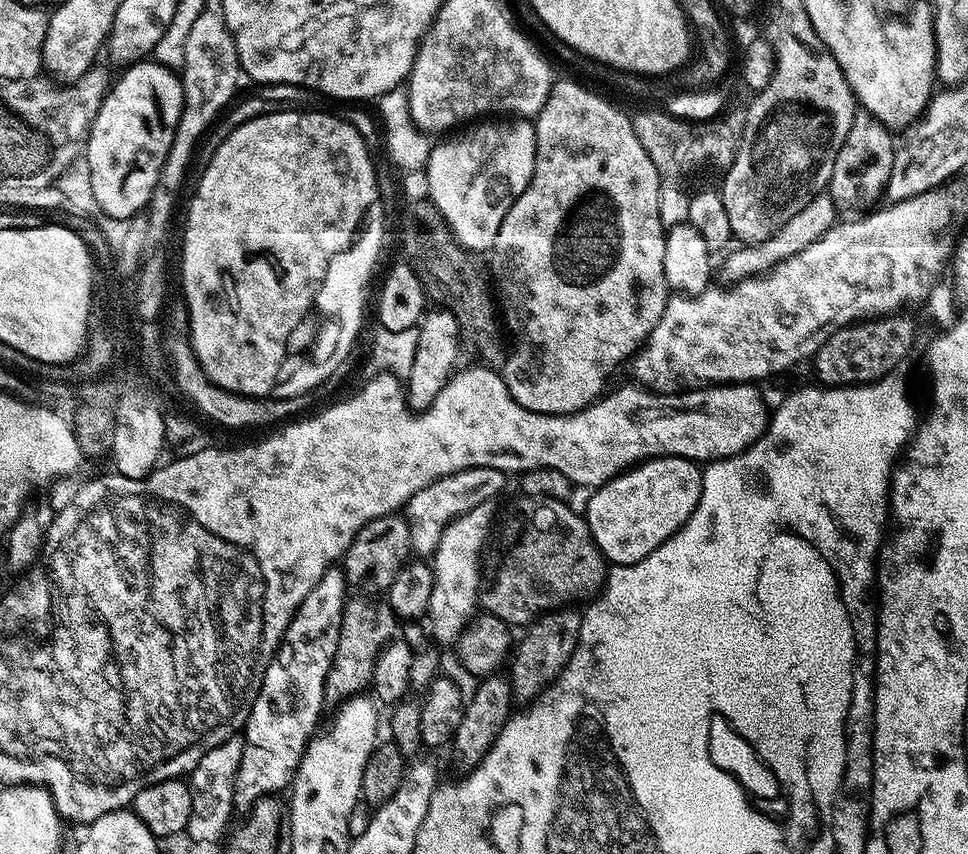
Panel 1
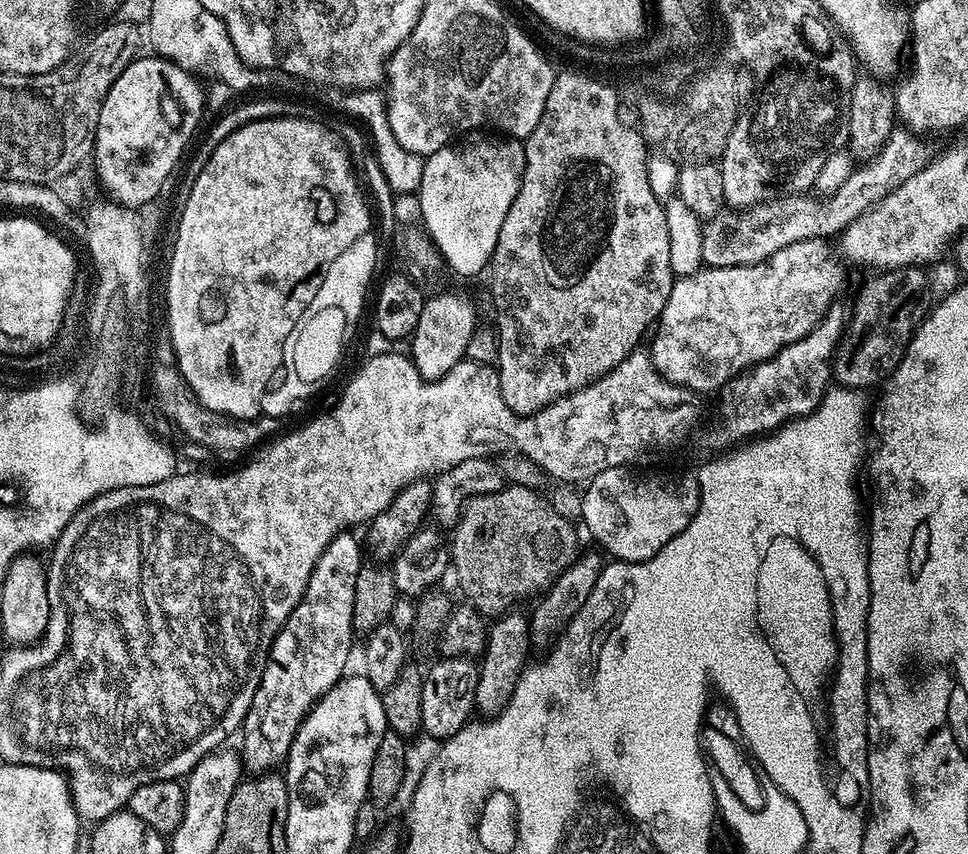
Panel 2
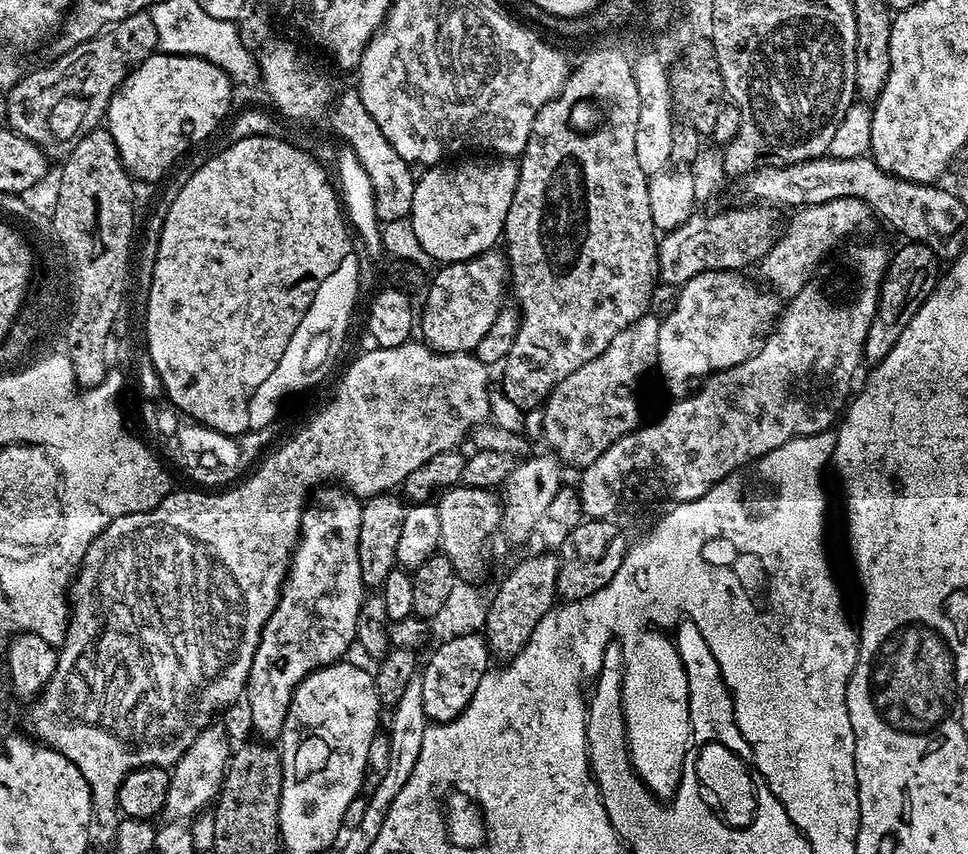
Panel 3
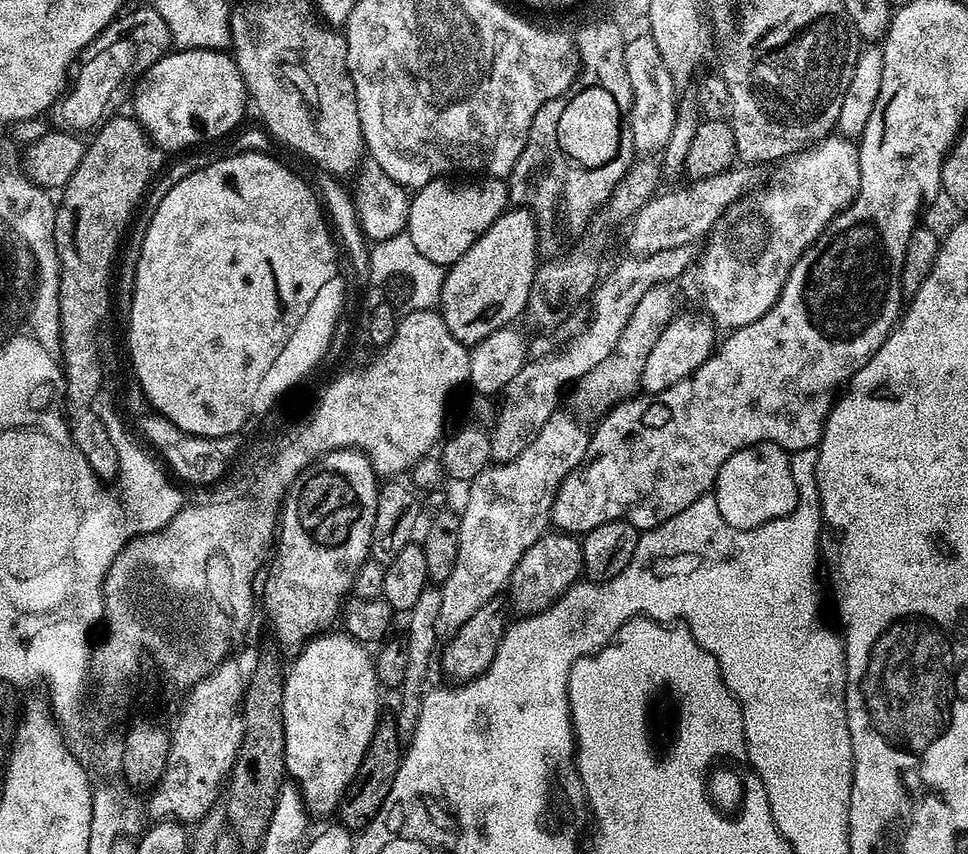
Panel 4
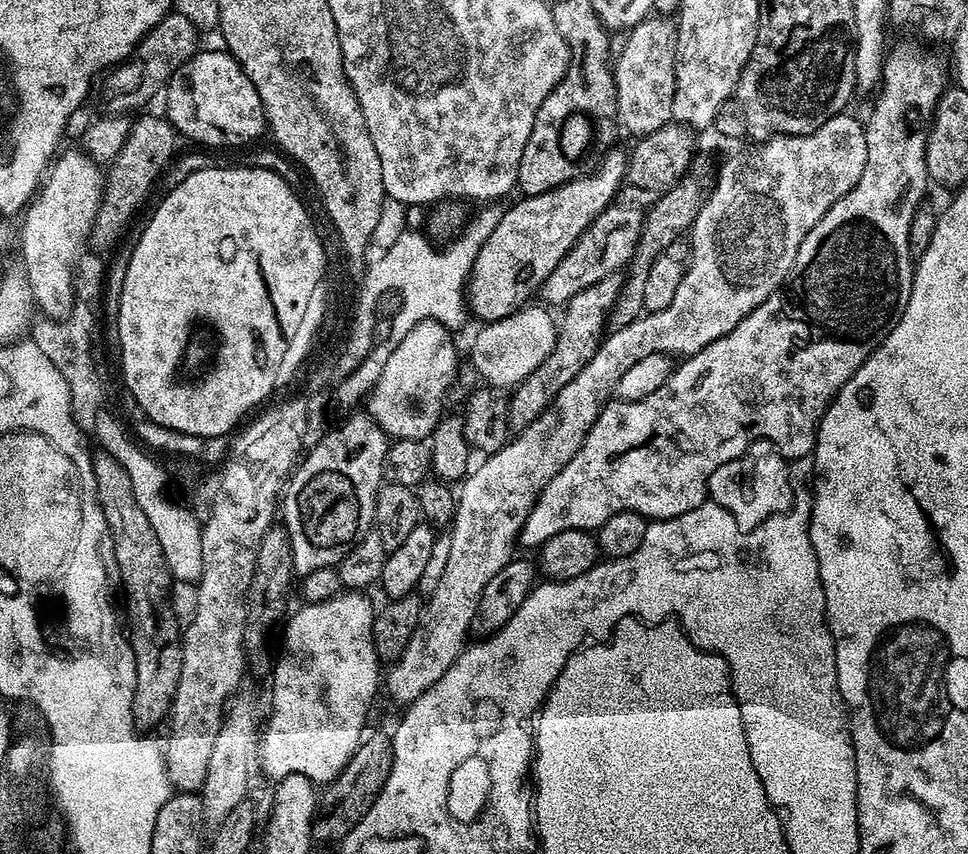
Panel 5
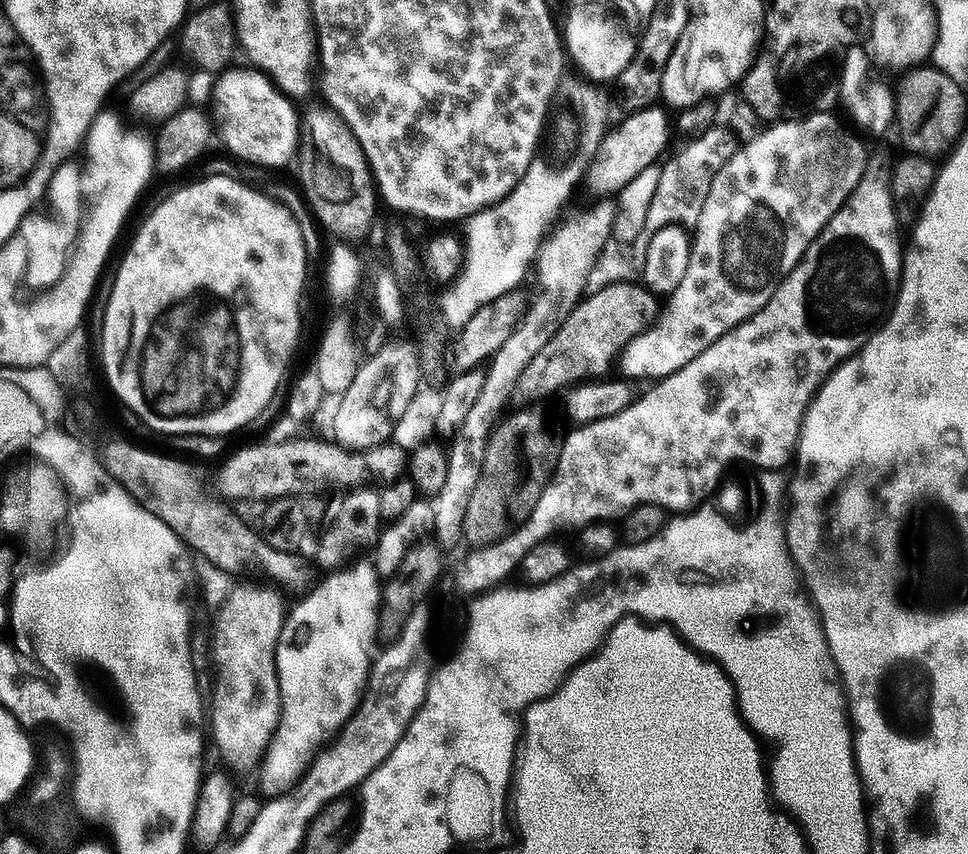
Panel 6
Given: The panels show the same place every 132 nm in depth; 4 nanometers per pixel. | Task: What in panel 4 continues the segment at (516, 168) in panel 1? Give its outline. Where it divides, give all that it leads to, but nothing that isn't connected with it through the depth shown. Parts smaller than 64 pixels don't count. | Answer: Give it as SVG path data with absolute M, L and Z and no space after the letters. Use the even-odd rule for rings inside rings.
M441 178L415 189L411 202L407 234L413 239L419 253L424 254L430 262L449 266L462 258L475 240L506 211L510 197L507 183L500 178Z

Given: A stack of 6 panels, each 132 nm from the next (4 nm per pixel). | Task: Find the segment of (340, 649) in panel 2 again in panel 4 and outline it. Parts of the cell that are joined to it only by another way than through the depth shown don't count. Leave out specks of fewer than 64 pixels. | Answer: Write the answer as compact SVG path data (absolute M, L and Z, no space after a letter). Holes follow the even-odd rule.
M335 448L317 456L288 489L278 516L278 539L274 544L276 561L264 584L264 600L262 596L262 608L264 604L268 611L268 624L282 647L299 649L313 636L321 635L337 623L341 604L352 592L354 578L370 556L368 547L374 530L377 491L378 473L372 469L368 457L354 448Z

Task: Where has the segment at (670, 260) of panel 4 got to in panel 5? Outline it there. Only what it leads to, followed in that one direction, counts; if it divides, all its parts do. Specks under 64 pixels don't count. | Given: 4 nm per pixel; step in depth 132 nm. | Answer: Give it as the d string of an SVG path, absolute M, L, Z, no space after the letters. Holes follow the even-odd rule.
M611 272L606 278L594 282L594 286L586 286L582 294L574 294L572 301L563 309L564 321L559 321L552 353L533 373L511 389L512 401L507 401L506 415L513 429L522 430L545 415L553 407L562 386L566 386L566 382L570 382L570 378L574 378L574 374L578 374L578 370L594 358L624 279L620 272Z

